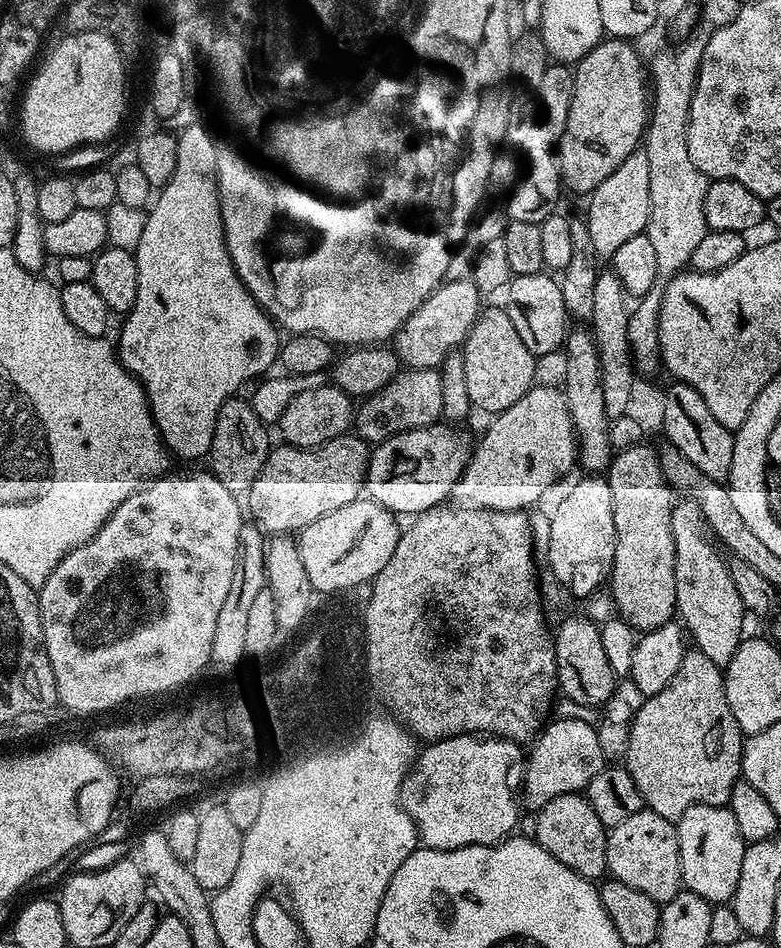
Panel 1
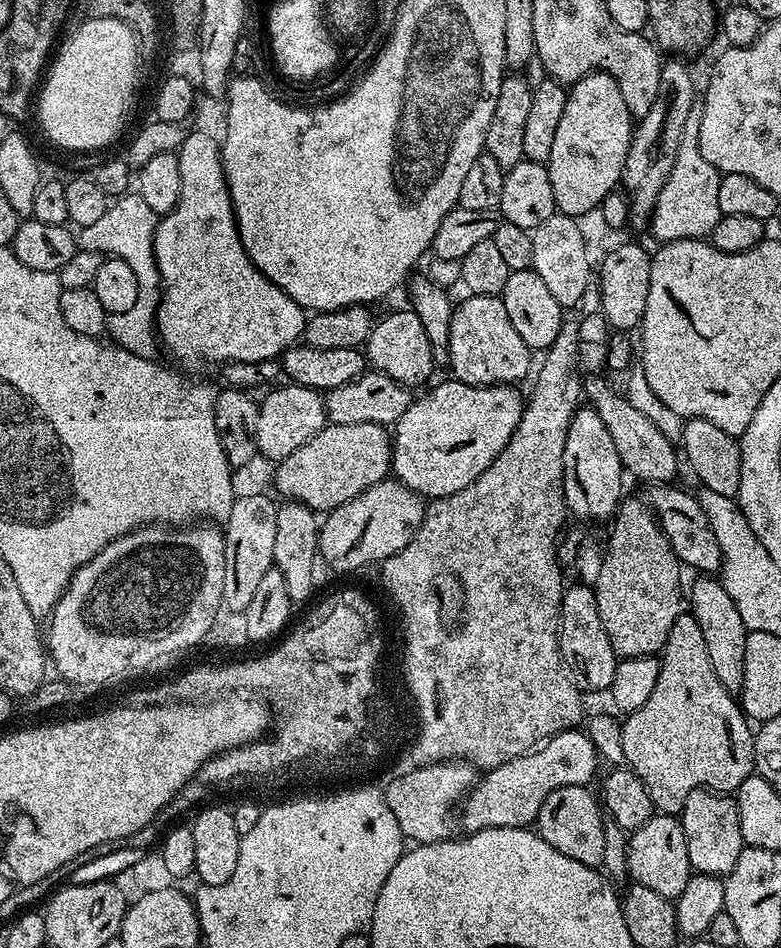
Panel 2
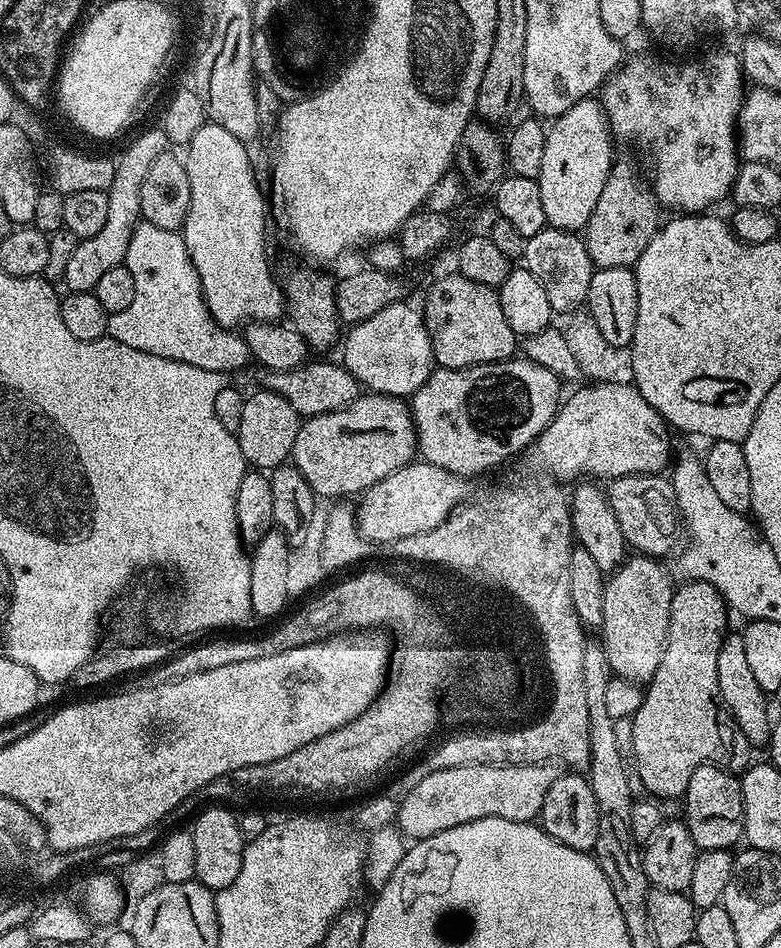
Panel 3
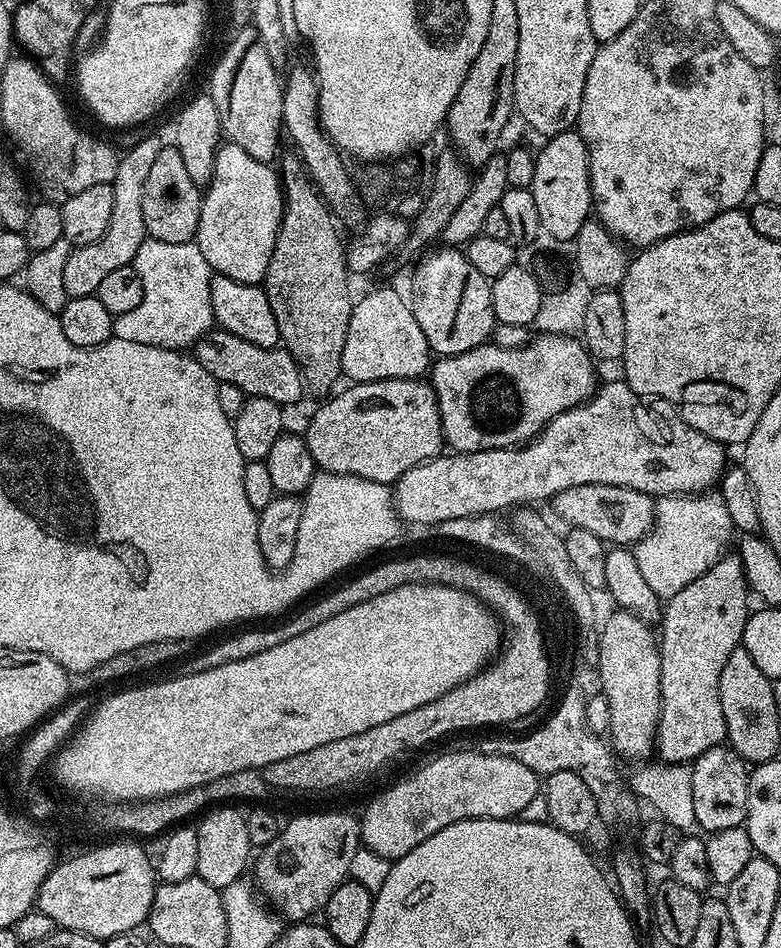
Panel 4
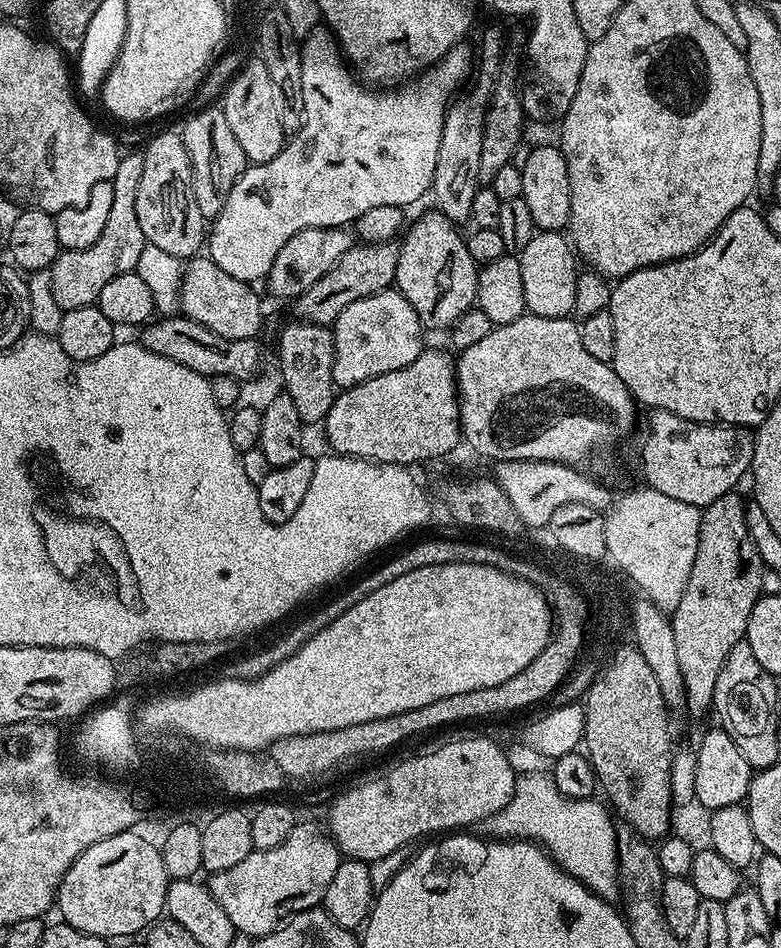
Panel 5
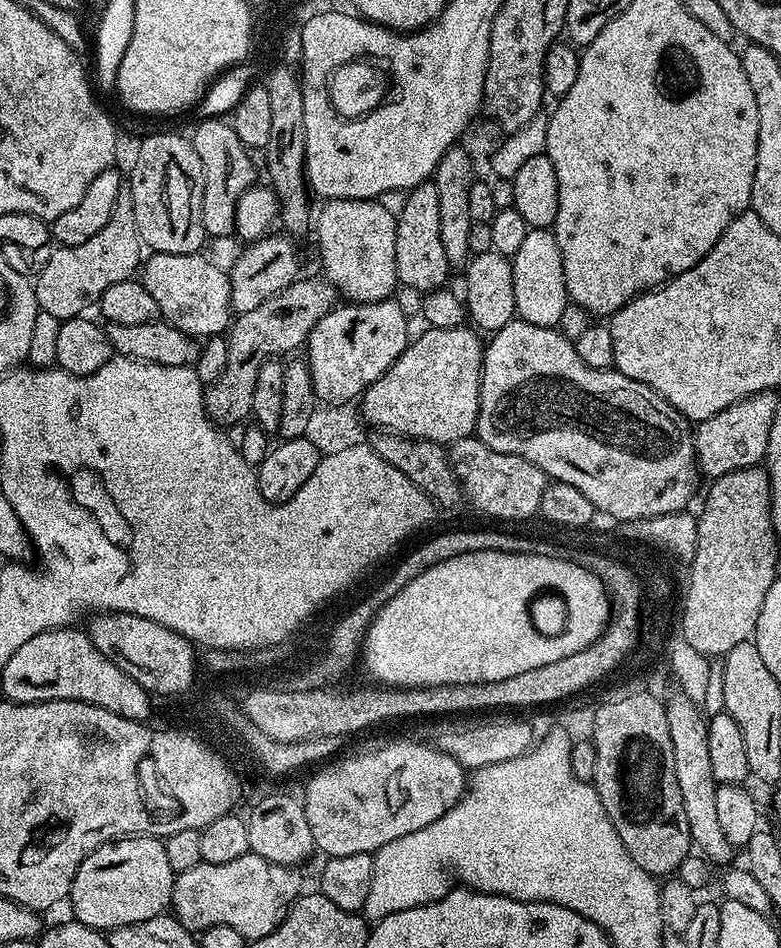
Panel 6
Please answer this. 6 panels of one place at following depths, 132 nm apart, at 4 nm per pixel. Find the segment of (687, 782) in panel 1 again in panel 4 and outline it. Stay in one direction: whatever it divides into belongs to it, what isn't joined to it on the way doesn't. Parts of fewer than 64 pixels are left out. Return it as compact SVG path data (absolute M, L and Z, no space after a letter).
M721 555L706 574L702 574L690 586L674 594L663 605L662 619L658 624L660 645L660 723L656 725L655 755L665 764L685 764L697 760L706 750L721 747L728 731L726 718L722 718L722 702L718 682L722 678L722 666L735 648L741 647L744 627L750 615L748 596L750 589L744 578L744 564L739 555Z

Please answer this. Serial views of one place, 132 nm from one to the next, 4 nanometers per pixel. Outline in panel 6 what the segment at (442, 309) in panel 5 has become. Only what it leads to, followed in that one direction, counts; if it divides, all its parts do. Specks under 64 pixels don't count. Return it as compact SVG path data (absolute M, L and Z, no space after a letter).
M425 182L411 189L403 197L404 205L398 208L396 221L396 278L401 285L413 288L419 294L427 294L445 287L450 273L450 265L446 262L446 250L442 250L442 233L438 223L438 190L435 183Z

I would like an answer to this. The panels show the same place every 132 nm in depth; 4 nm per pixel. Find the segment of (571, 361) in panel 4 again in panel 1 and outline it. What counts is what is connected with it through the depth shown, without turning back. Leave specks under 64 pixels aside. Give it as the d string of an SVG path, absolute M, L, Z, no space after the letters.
M437 422L430 428L415 428L403 432L371 449L368 457L368 475L364 478L363 491L367 499L387 508L393 514L429 512L432 508L441 507L451 497L453 486L464 472L464 467L468 465L469 455L470 444L467 444L456 430L443 423Z

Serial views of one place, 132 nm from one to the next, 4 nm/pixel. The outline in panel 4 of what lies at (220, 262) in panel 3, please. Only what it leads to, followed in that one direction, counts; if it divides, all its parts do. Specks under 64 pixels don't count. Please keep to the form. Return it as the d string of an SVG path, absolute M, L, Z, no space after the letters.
M231 142L221 143L216 149L212 178L208 181L200 202L200 217L194 237L213 273L234 278L243 284L259 285L266 274L266 266L270 262L270 254L274 250L283 217L284 190L277 169L272 166L250 166L246 150Z

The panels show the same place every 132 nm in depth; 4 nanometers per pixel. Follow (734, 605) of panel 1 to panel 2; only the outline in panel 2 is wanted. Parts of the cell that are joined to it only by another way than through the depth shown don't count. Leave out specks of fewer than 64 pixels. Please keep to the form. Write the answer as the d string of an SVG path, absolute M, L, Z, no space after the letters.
M704 574L692 584L692 608L690 614L698 622L702 630L702 638L706 638L706 651L710 654L710 666L714 666L714 674L718 674L718 682L726 686L726 690L736 694L744 681L744 663L746 662L746 638L749 630L742 622L742 614L738 614L738 606L734 606L734 598L726 594L719 579Z

